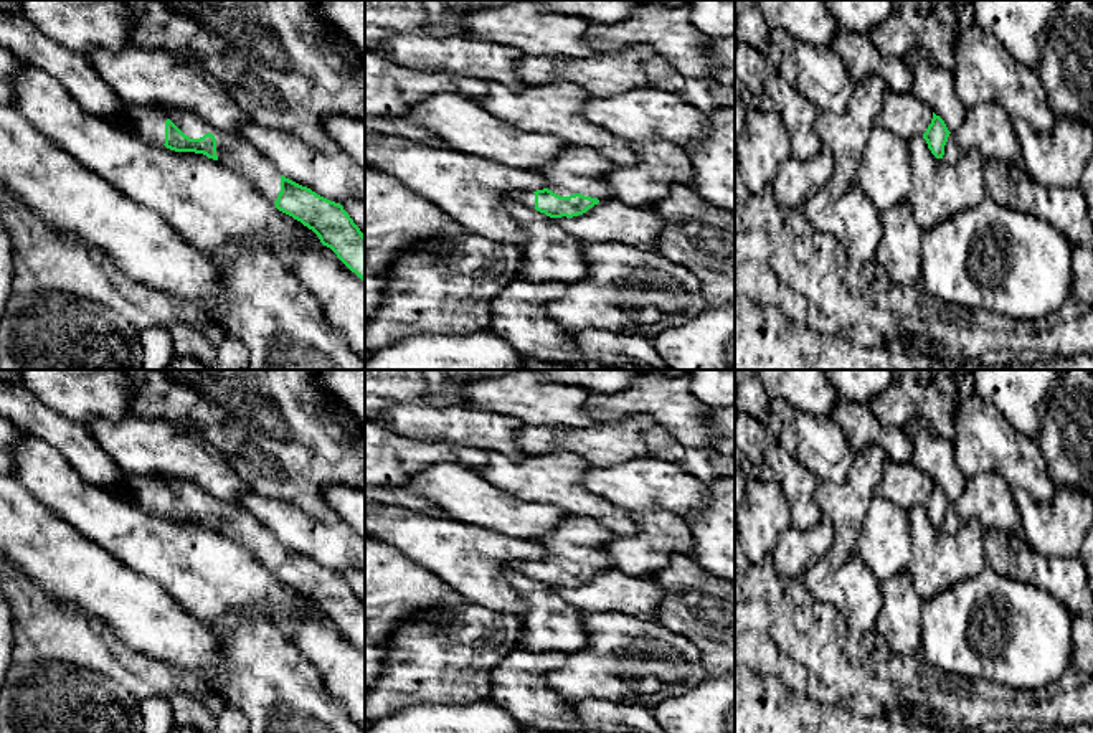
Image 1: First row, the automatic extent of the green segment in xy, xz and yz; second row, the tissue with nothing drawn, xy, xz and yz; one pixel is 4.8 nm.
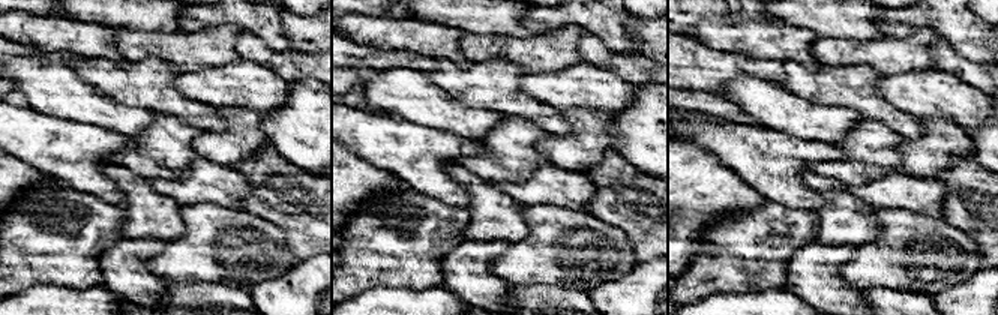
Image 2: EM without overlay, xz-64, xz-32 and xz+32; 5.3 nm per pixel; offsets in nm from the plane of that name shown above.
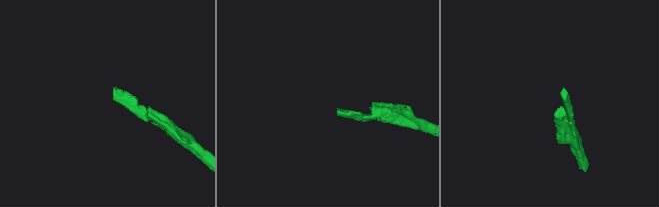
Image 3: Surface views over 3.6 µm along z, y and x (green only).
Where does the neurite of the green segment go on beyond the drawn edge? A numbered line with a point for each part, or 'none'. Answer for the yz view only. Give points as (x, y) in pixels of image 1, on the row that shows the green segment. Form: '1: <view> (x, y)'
1: yz (902, 113)

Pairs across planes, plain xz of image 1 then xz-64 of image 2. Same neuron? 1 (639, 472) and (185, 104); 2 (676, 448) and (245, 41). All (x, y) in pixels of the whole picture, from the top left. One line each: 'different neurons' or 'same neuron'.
1: different neurons
2: same neuron

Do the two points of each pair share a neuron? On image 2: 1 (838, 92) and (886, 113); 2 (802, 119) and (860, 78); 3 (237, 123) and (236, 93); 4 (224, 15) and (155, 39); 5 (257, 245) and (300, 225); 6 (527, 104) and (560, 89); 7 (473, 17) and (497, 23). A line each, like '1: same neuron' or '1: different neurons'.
1: same neuron
2: different neurons
3: different neurons
4: different neurons
5: different neurons
6: different neurons
7: same neuron

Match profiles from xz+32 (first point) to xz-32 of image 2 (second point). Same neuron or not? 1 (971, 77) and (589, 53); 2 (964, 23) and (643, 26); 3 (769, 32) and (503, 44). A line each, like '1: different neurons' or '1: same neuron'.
1: same neuron
2: different neurons
3: different neurons

